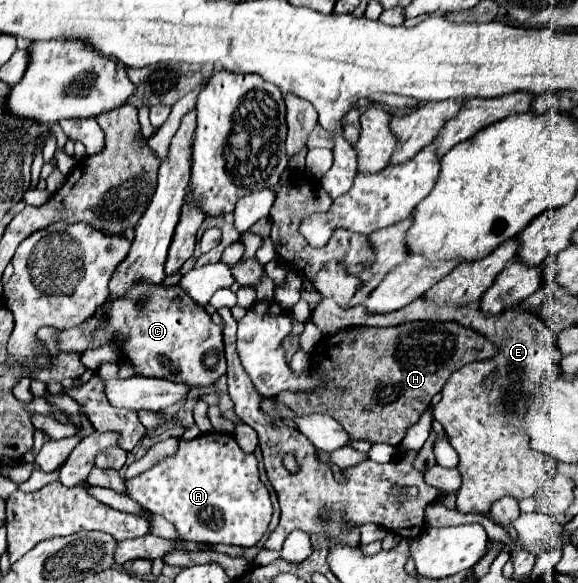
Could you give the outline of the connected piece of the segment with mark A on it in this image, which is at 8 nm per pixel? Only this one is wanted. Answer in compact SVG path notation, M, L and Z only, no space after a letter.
M210 432L192 440L178 436L178 450L126 482L128 494L152 514L164 516L188 542L254 546L268 530L272 504L260 482L254 454L244 454L232 434Z

